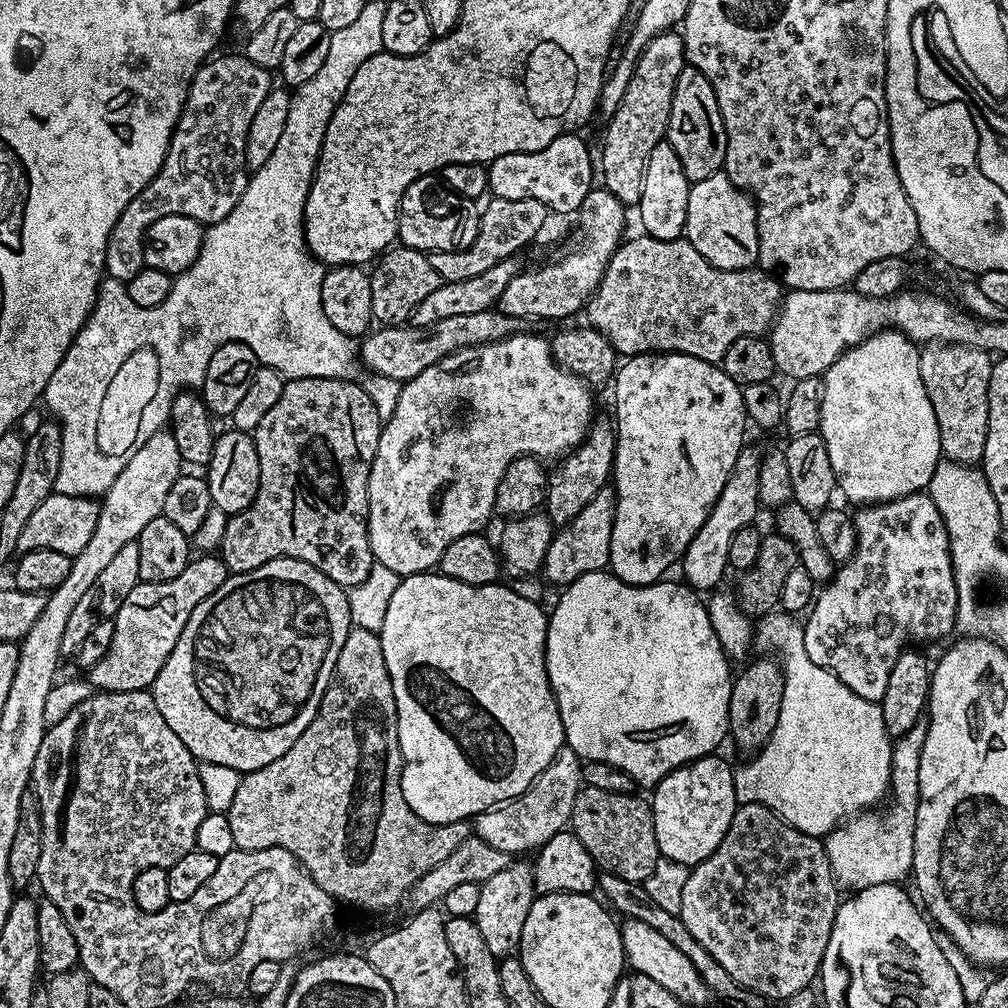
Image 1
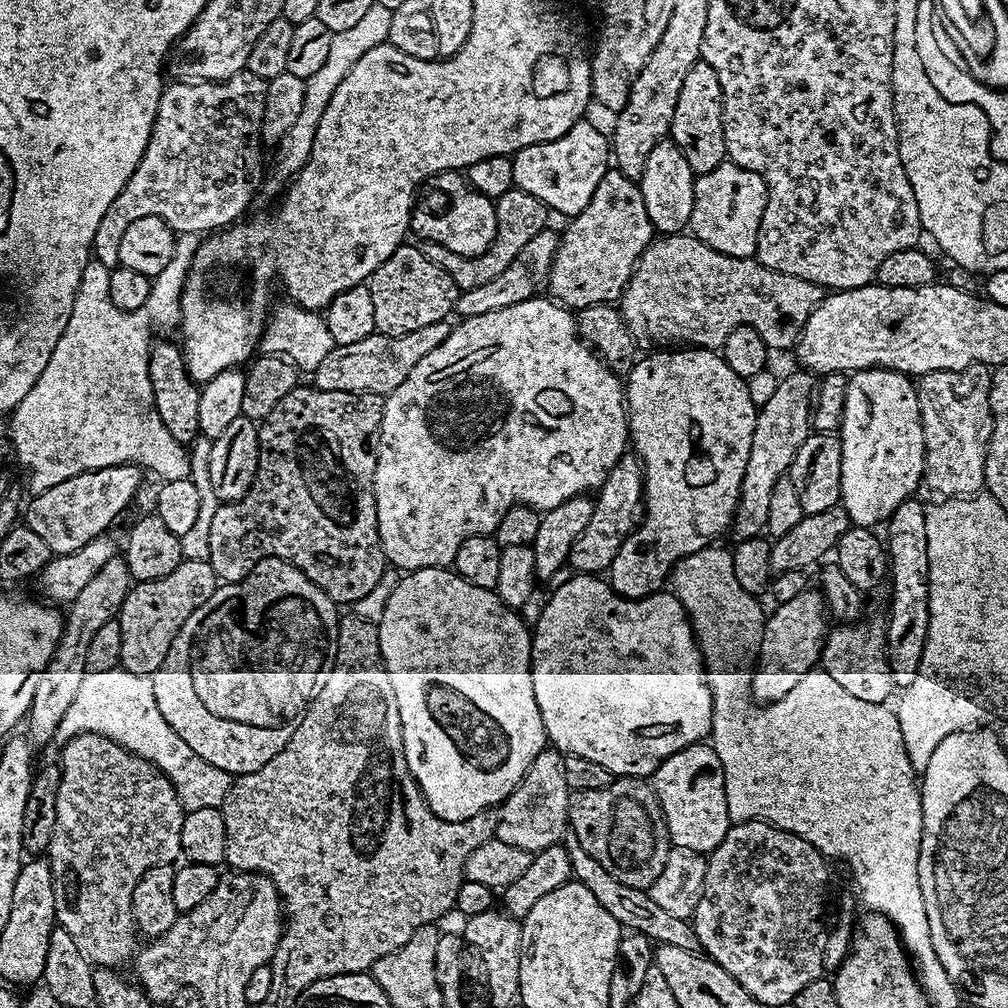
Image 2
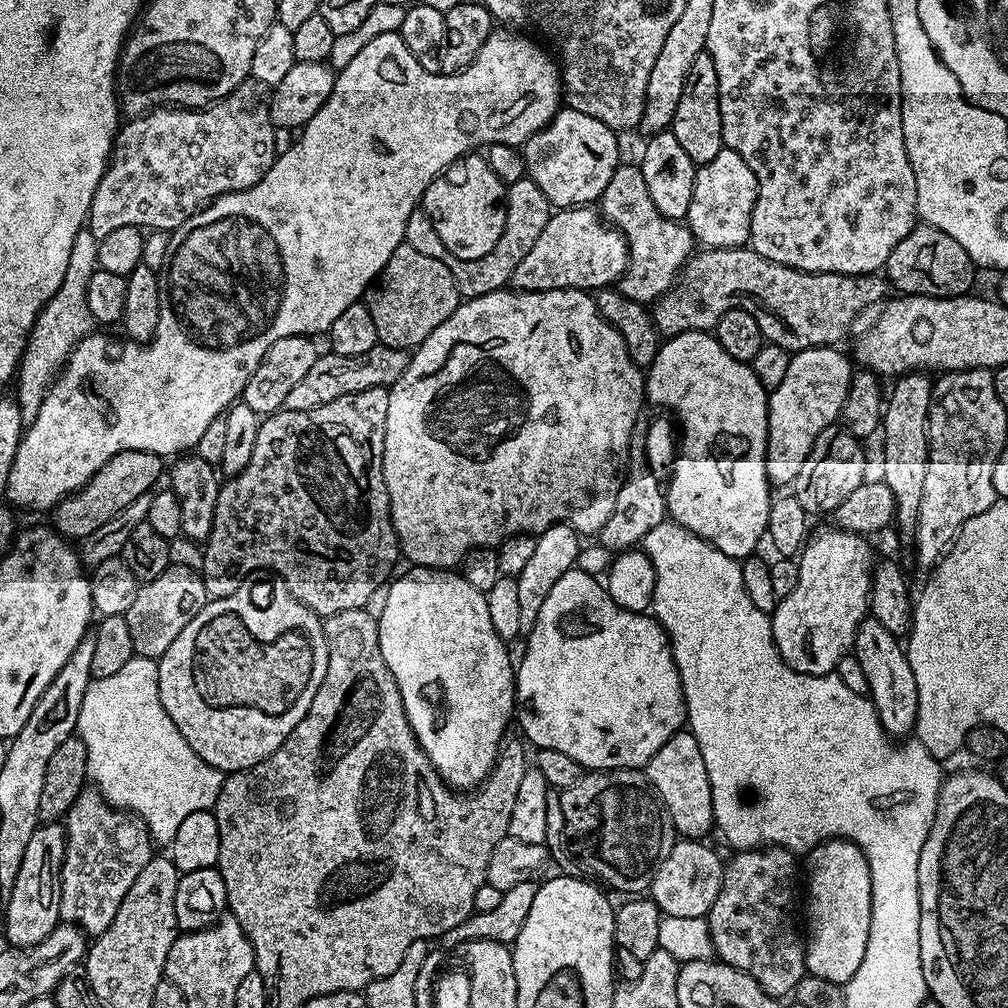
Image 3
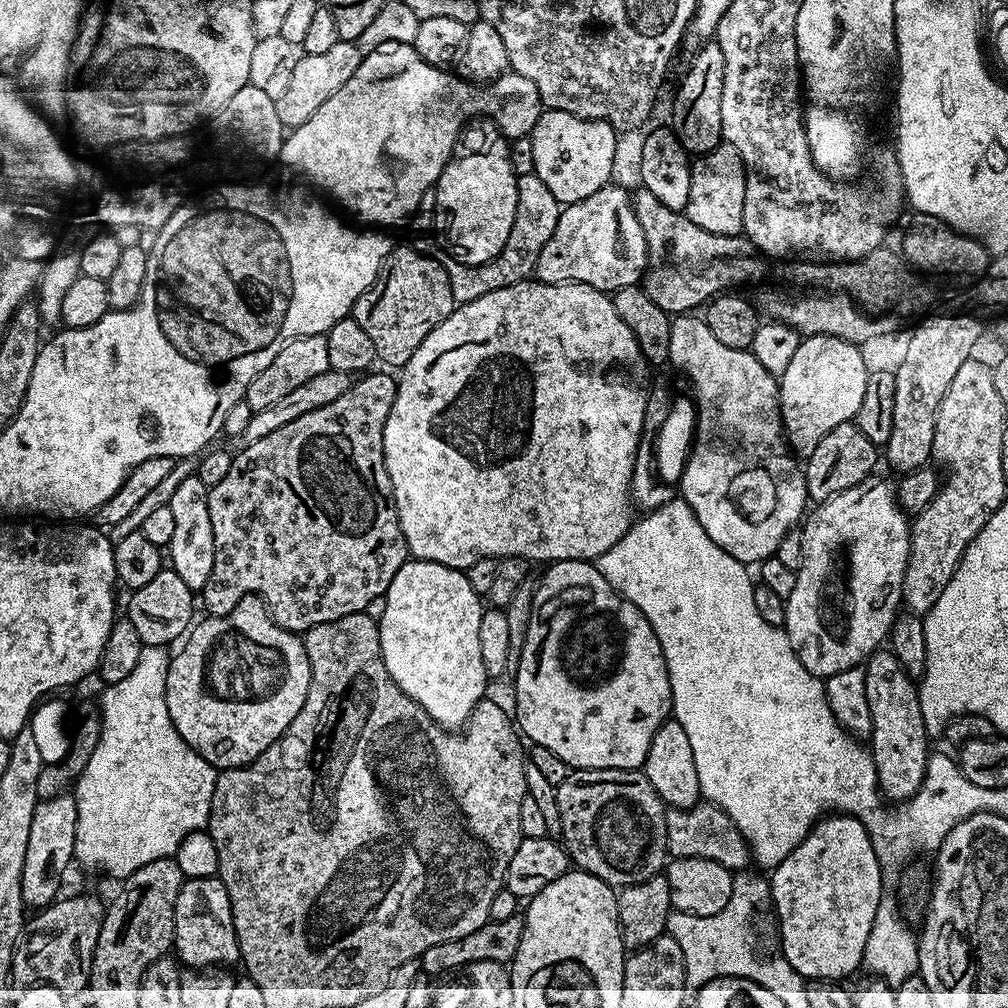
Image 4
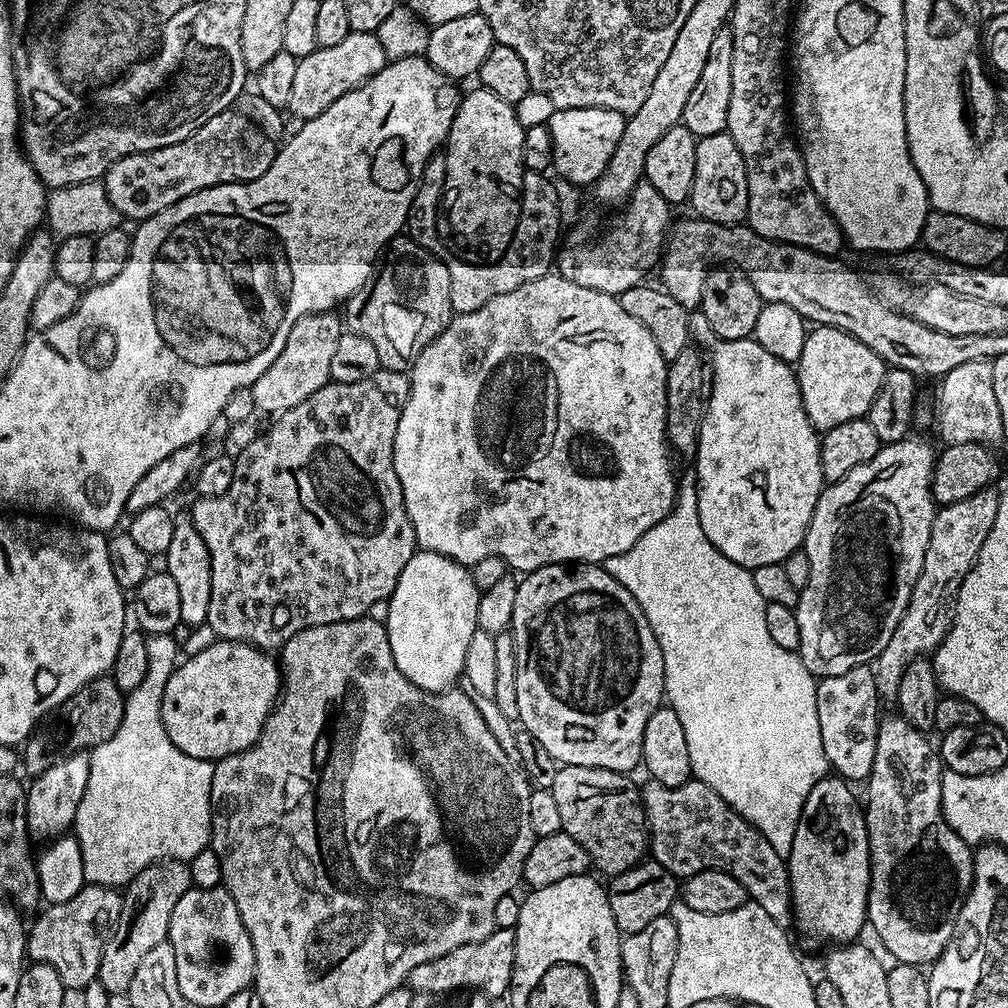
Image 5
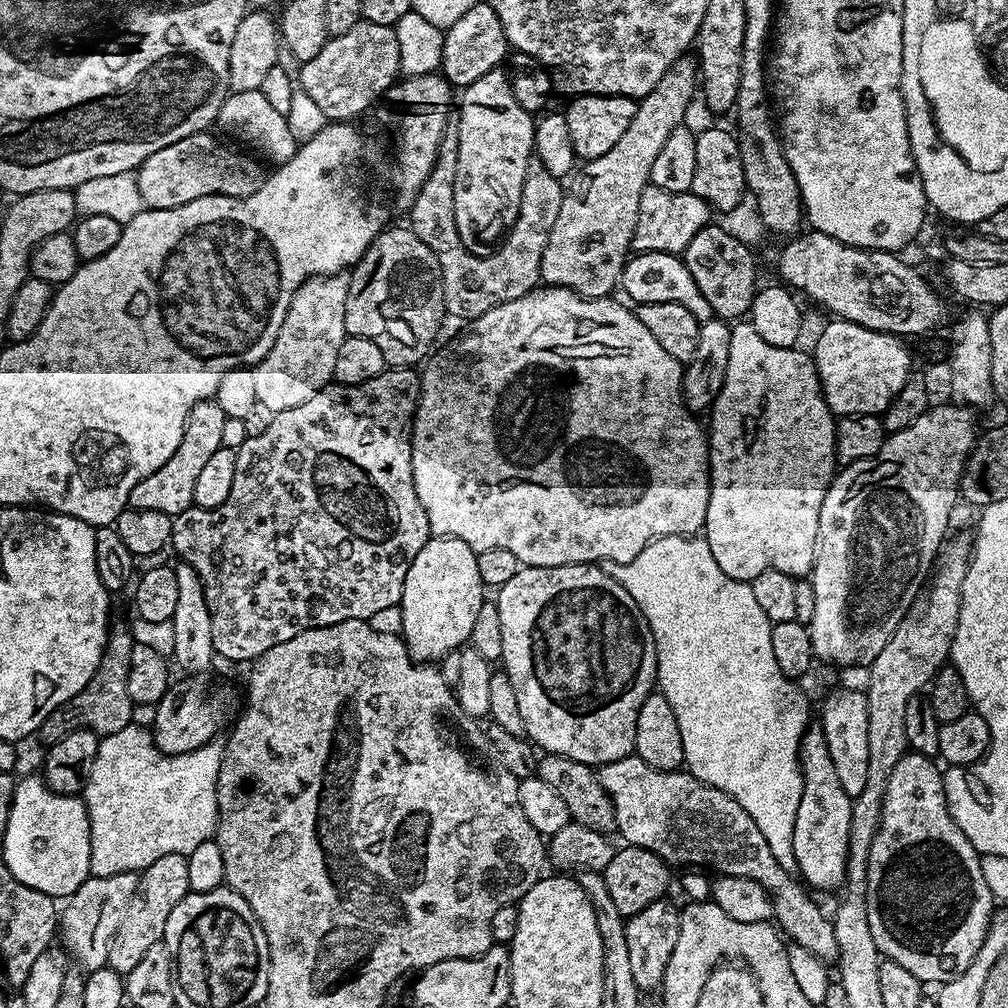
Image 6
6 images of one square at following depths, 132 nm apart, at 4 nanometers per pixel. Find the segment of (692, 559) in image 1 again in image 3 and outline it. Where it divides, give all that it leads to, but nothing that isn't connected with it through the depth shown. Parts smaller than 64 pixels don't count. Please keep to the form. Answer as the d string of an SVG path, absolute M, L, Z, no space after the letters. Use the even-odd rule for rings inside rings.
M829 346L807 348L795 353L782 382L771 389L766 438L766 474L769 485L795 485L802 465L806 458L810 458L810 450L814 450L818 434L840 420L840 411L846 402L846 390L850 388L850 378L854 371L853 361L848 361L840 350L839 347Z

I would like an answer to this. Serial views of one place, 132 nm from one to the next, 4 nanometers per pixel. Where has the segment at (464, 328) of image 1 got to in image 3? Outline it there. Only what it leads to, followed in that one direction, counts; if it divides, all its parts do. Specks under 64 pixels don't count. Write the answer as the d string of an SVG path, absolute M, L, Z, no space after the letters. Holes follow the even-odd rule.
M381 343L376 344L374 350L366 350L366 354L327 355L317 355L306 378L301 378L290 389L290 394L286 394L283 410L314 410L314 406L326 406L326 402L334 402L334 398L342 398L342 394L354 394L371 388L389 389L394 382L398 382L398 378L402 378L410 359L405 349L391 348Z

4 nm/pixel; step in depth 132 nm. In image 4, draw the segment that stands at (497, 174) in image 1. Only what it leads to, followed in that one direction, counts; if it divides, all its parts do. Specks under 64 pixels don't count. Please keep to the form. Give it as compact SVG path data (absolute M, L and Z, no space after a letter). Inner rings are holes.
M547 109L541 111L530 135L534 146L534 172L546 182L550 194L558 198L561 206L590 198L594 190L613 179L618 133L606 121L584 120L562 110Z

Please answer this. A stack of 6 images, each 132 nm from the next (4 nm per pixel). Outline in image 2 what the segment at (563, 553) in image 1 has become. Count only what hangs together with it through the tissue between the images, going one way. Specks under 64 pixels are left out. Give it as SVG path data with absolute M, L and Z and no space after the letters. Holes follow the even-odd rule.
M625 454L606 474L606 482L595 493L594 514L590 514L590 523L574 546L570 546L567 567L576 574L604 574L612 567L614 558L620 553L622 542L632 533L638 523L638 517L642 512L644 502L644 469L639 456ZM637 515L637 516L636 516Z

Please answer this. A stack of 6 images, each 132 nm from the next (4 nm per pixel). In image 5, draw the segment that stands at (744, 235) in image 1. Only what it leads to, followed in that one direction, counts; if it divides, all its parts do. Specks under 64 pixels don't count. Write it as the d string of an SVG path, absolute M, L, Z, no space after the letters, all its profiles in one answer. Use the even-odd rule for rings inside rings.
M727 131L702 136L696 142L694 186L690 205L701 220L719 224L739 224L748 214L748 175L742 154Z

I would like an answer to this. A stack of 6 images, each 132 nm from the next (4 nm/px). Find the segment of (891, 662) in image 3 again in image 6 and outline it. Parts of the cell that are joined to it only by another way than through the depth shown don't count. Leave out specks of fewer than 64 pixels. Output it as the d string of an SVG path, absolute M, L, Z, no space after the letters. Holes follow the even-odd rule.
M911 750L905 752L904 757L894 766L890 778L886 782L882 814L878 822L878 830L874 834L874 842L870 846L870 862L868 863L868 917L870 918L870 934L874 934L874 946L878 946L881 957L898 962L905 970L910 970L914 978L918 978L925 985L943 986L954 978L958 978L968 969L970 962L978 954L982 942L988 936L988 927L992 921L994 901L990 894L990 886L986 886L986 878L982 878L980 865L981 853L969 842L966 834L958 830L954 818L948 809L946 794L944 793L944 772L941 765L931 756L923 756Z

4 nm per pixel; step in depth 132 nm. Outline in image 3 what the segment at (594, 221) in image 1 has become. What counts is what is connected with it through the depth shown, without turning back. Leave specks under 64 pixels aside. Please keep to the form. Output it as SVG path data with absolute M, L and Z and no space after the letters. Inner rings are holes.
M621 163L614 170L610 182L606 182L606 190L600 195L598 211L612 227L617 228L628 243L628 269L621 274L618 287L626 298L634 298L634 302L651 306L660 297L665 296L684 263L694 254L694 237L687 223L671 220L658 214L658 206L650 199L650 190L646 190L646 178L642 178L642 170L635 163Z

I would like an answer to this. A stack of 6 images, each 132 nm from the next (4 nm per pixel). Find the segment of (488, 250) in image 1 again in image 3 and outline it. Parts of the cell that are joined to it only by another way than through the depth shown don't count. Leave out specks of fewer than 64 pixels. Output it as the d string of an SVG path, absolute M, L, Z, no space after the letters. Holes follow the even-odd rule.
M527 178L507 185L504 205L506 222L502 230L502 238L498 238L498 242L491 244L490 254L477 260L459 260L456 256L449 256L442 238L438 238L436 227L432 225L423 210L410 214L404 231L404 243L414 246L414 250L427 254L430 258L438 258L438 262L442 262L446 270L454 274L454 282L458 286L461 297L471 298L501 291L511 281L518 262L522 262L522 258L526 258L526 254L534 250L534 241L538 239L538 234L542 234L542 229L546 227L546 222L552 217L554 211L546 194L542 194L542 190L538 190L536 183Z

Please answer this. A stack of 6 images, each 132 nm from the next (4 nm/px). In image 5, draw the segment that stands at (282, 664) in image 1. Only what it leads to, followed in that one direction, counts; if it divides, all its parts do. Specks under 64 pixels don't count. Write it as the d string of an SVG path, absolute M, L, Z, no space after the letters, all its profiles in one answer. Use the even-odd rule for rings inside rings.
M243 640L211 641L201 652L193 654L189 660L181 659L164 687L162 694L162 726L170 734L170 742L190 758L202 758L213 762L246 750L259 738L275 708L282 691L282 673L275 655L255 644Z

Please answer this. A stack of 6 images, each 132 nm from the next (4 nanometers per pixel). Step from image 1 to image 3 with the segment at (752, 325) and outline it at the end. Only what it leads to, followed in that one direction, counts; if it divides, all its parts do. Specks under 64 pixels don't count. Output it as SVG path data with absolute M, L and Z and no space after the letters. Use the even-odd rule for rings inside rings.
M748 246L704 248L684 263L684 269L676 277L672 289L651 305L650 311L657 332L661 337L667 338L683 332L708 332L715 329L718 318L722 318L726 310L741 308L746 310L746 314L754 314L767 343L777 344L788 353L795 354L807 348L827 348L839 345L841 343L839 340L851 330L852 323L867 308L875 309L889 295L887 292L890 292L890 285L880 274L851 276L829 272L800 272L797 268L770 262L759 256L757 252L753 252Z

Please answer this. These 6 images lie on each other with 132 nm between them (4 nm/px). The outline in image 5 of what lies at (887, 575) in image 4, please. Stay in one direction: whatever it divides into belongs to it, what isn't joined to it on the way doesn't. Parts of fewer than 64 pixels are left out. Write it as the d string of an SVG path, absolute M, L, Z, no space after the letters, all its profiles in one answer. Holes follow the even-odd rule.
M915 438L886 444L881 447L878 454L874 454L874 458L870 458L870 462L862 462L862 466L854 466L854 470L850 470L846 478L831 481L820 493L802 549L810 558L810 582L806 582L806 586L800 589L800 601L795 606L800 634L798 655L806 670L813 676L819 678L846 674L846 670L854 670L854 666L871 665L876 657L882 654L882 650L886 650L886 642L890 642L890 634L894 634L910 602L914 582L918 582L918 574L922 574L922 558L926 558L926 546L930 546L930 530L934 526L934 518L938 511L936 499L932 496L932 471L936 465L937 455L935 447L932 449L926 441Z

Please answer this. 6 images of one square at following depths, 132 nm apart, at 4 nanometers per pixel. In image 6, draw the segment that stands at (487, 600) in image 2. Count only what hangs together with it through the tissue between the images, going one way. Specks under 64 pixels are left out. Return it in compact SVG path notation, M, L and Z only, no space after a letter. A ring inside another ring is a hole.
M432 536L418 550L418 558L410 562L410 570L406 574L406 582L402 590L399 605L402 610L402 635L408 646L408 653L417 662L436 662L439 656L447 652L455 653L463 649L470 641L470 630L474 630L478 610L486 602L486 589L482 582L482 574L478 574L476 551L466 542L458 542L458 538Z

